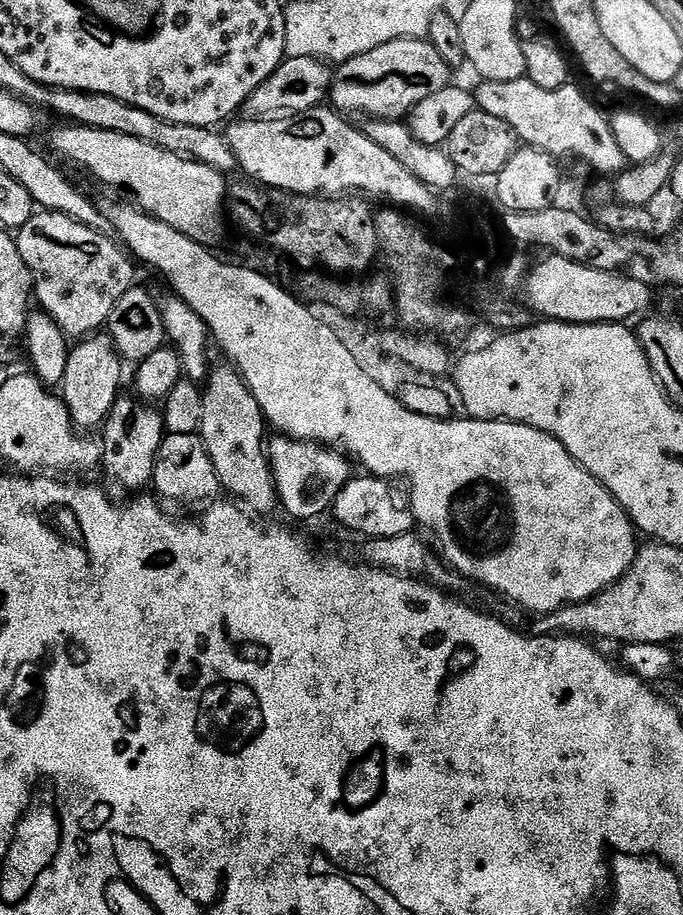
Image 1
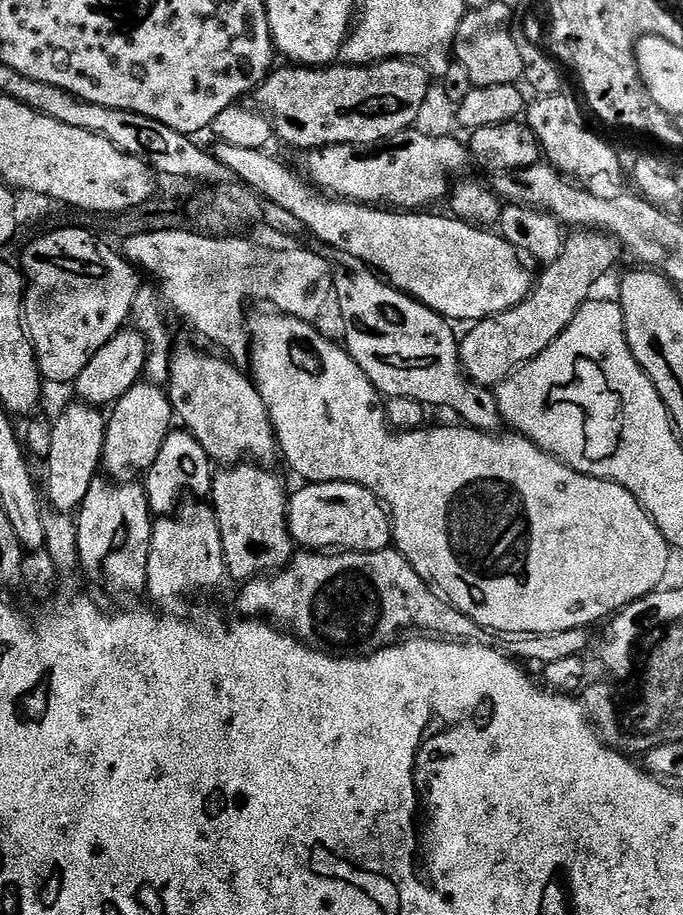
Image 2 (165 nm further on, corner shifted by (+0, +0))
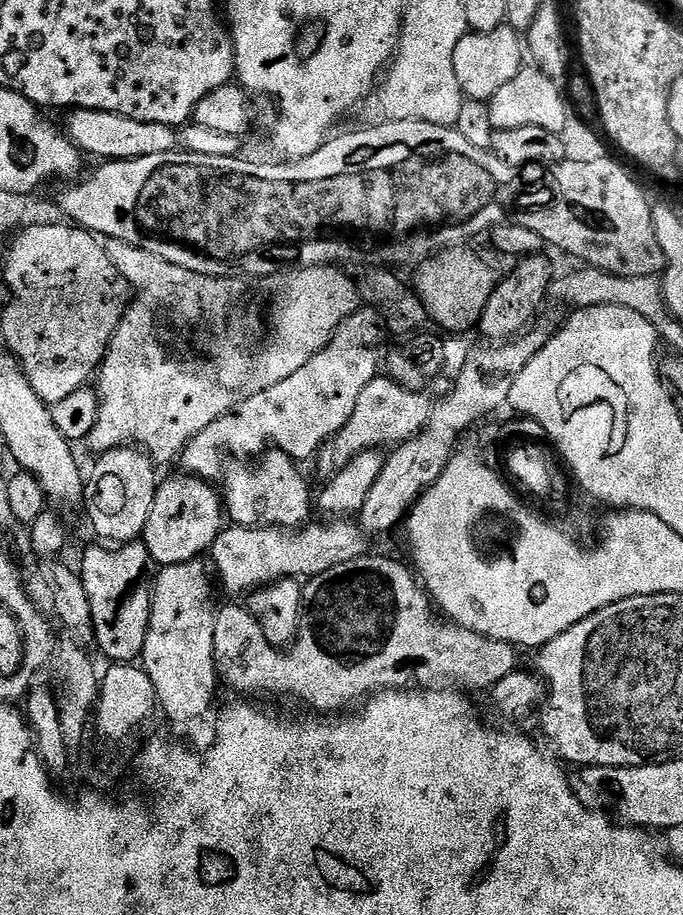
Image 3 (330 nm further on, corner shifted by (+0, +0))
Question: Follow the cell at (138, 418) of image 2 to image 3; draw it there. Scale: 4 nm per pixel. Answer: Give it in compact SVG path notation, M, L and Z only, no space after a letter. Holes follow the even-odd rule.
M136 446L108 448L97 460L84 487L83 508L95 532L108 544L137 541L147 525L158 490L157 467L151 457Z

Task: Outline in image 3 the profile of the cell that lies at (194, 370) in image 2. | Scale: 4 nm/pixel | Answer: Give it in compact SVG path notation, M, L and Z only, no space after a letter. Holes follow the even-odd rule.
M269 450L259 459L260 474L252 474L246 468L231 470L223 477L222 501L229 521L237 527L282 527L286 530L296 530L303 527L310 519L314 500L305 478L299 474L297 463L279 450Z

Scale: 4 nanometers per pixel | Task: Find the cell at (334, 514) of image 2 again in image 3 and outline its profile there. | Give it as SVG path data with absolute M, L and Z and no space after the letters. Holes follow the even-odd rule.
M336 518L333 524L314 524L315 522L308 522L304 524L299 530L285 530L282 527L255 527L255 528L245 528L245 527L237 527L237 526L228 526L223 529L217 536L217 540L213 542L212 547L210 549L210 557L212 556L212 562L210 561L211 567L214 569L216 567L216 572L220 575L220 584L225 588L226 591L229 592L232 596L240 596L243 597L245 594L251 593L253 590L257 590L259 588L266 588L270 584L275 584L277 580L286 580L289 578L311 578L313 576L317 576L318 574L322 574L326 570L330 570L334 566L338 566L342 562L350 562L354 558L358 558L359 556L365 555L369 551L368 541L369 537L360 527L359 523L353 522L348 518Z

